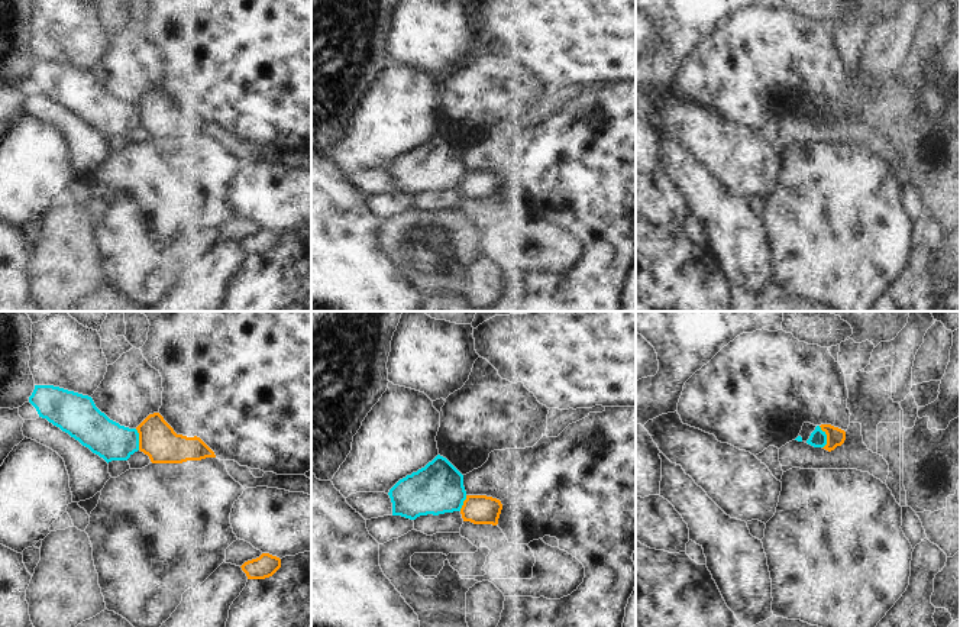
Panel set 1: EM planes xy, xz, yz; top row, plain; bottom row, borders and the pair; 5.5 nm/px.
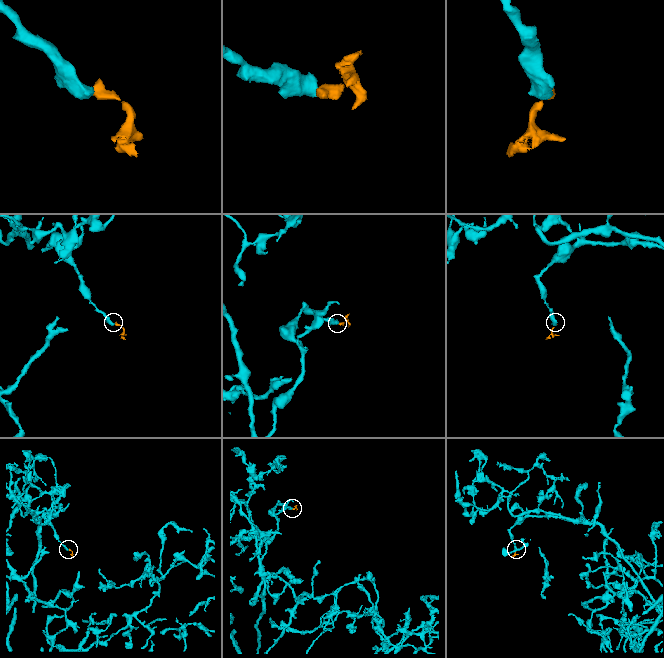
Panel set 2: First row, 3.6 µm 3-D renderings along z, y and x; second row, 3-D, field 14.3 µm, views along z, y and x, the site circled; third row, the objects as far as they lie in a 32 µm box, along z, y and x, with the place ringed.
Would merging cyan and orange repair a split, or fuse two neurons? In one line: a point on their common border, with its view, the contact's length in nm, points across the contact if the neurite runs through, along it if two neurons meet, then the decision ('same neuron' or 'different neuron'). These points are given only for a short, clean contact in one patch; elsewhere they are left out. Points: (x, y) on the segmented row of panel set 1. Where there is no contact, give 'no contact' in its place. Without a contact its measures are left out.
meets cyan in yz at (826, 438); contact 130 nm long; border along yz (818, 426), (826, 435), (826, 445), (823, 448); different neuron

